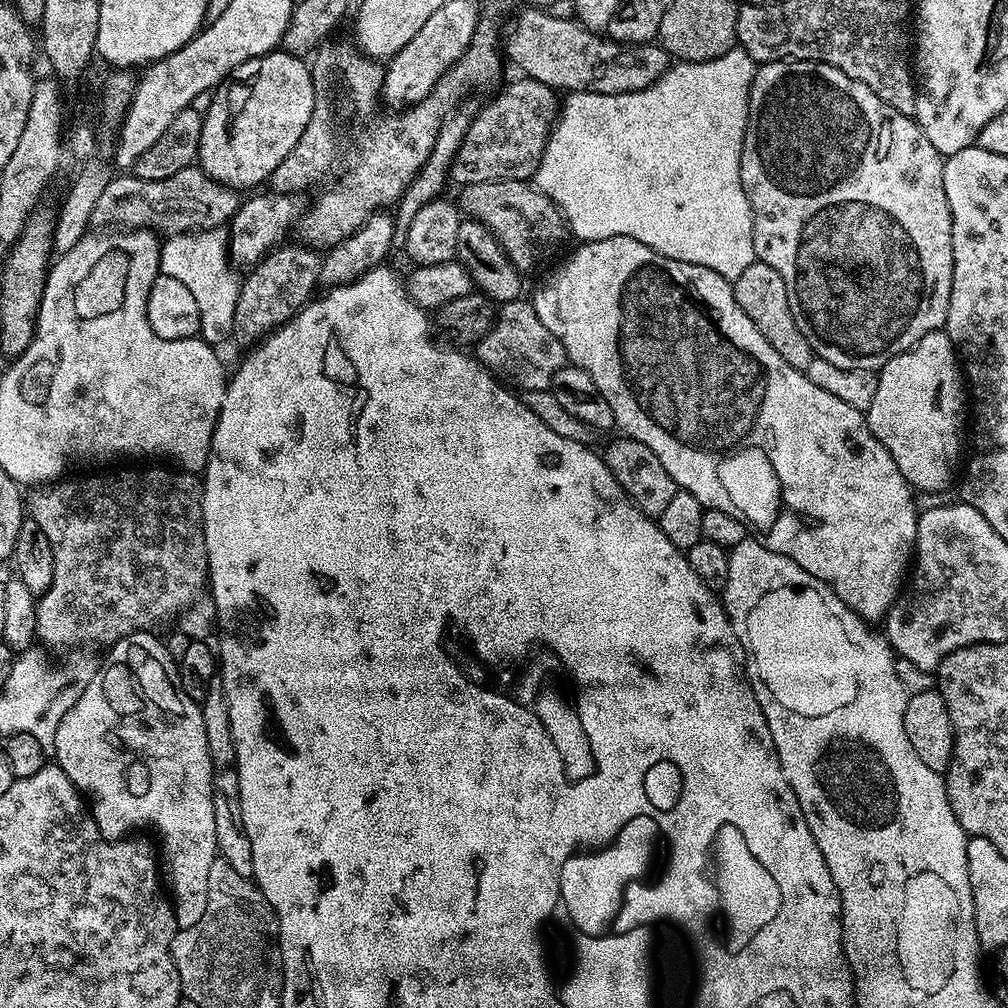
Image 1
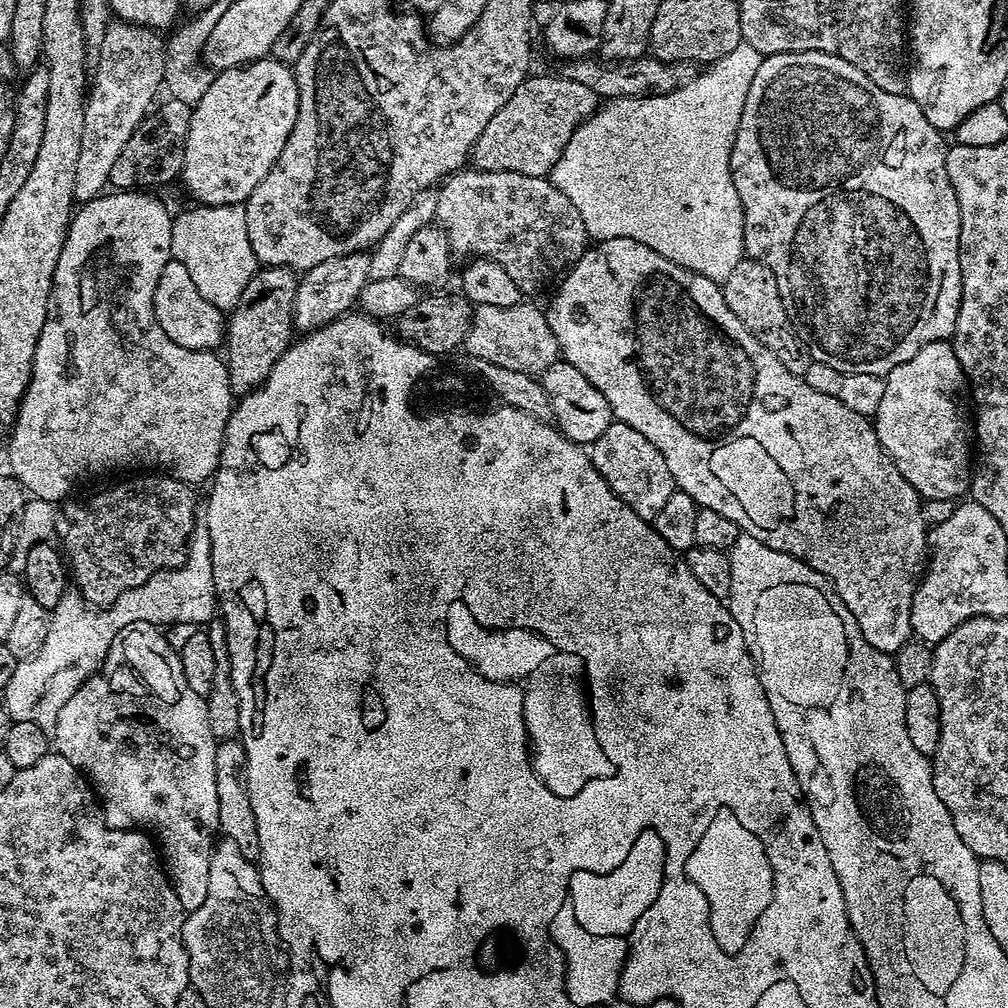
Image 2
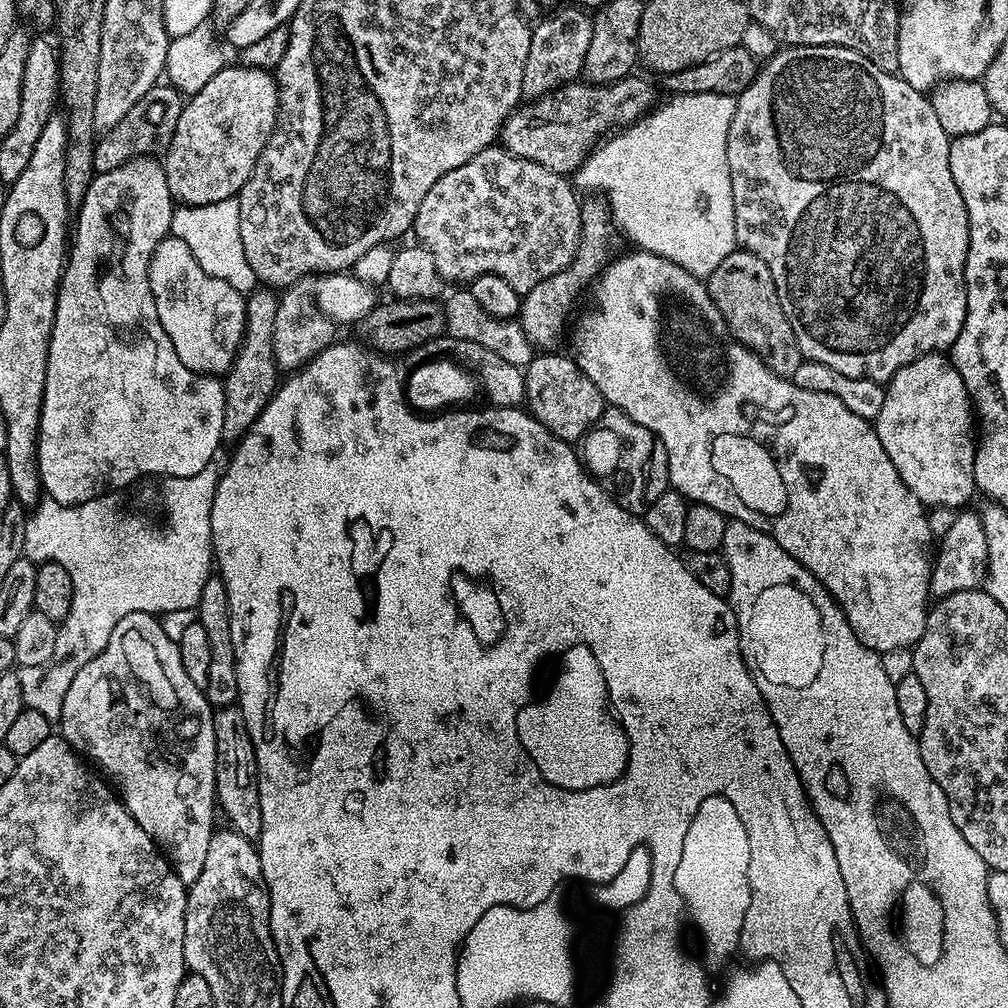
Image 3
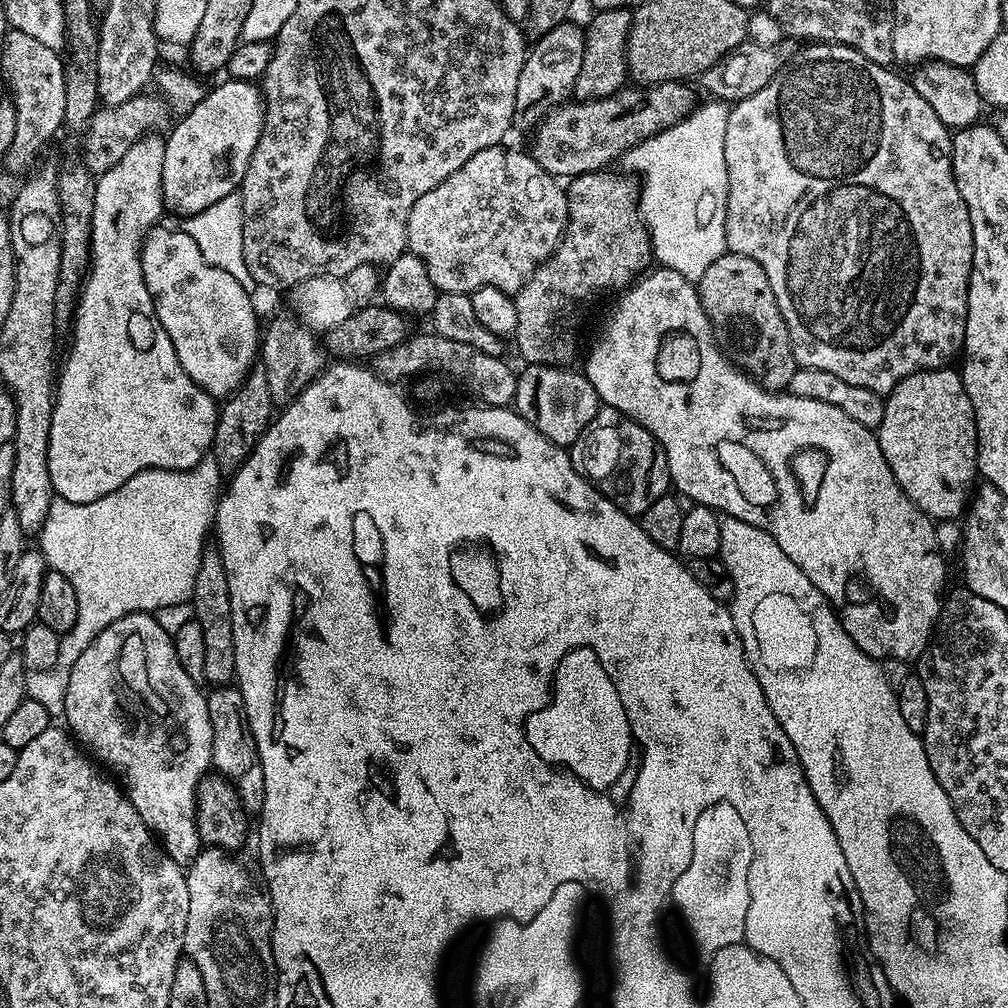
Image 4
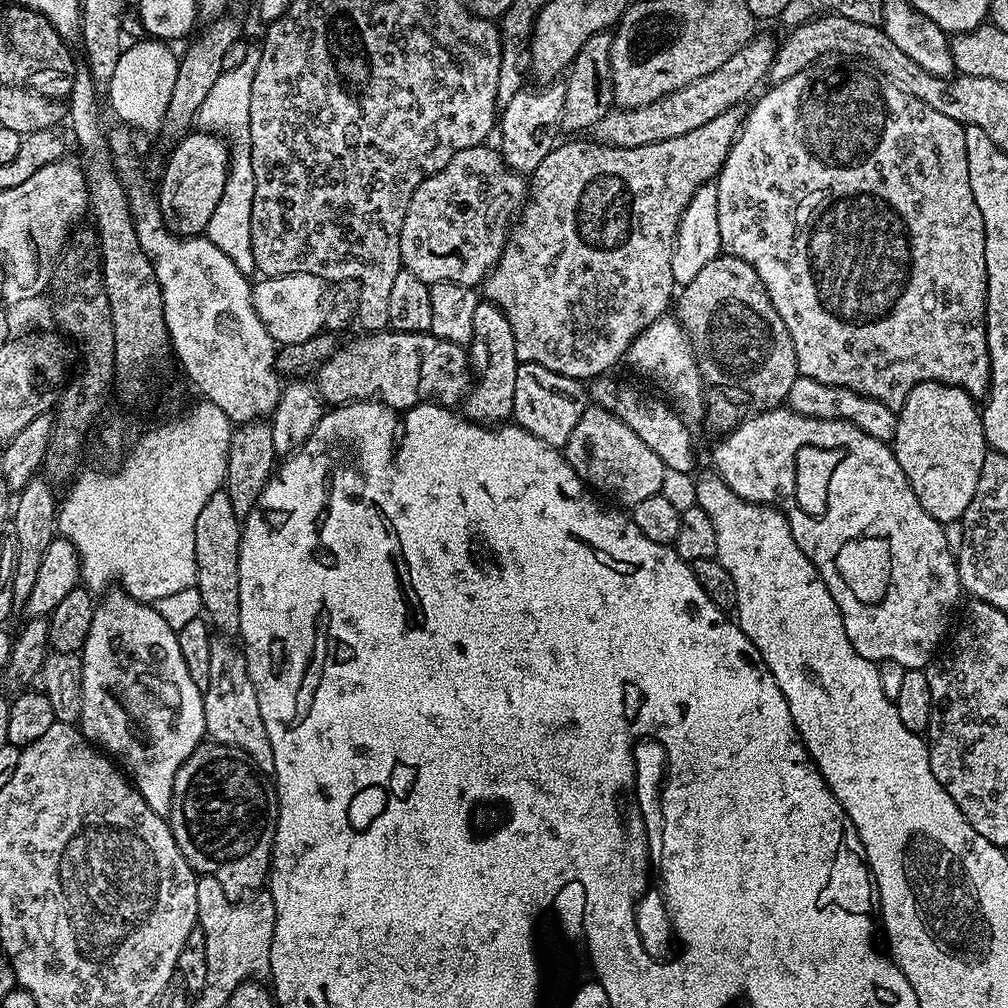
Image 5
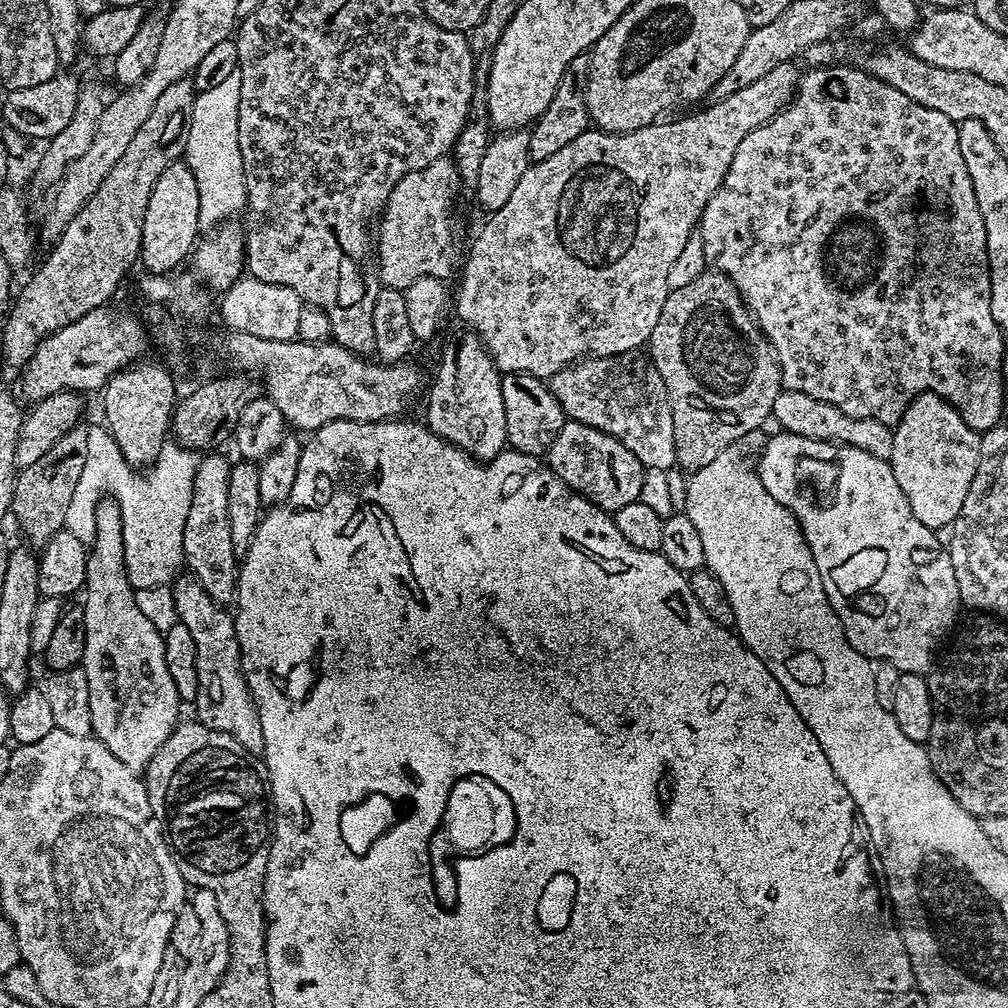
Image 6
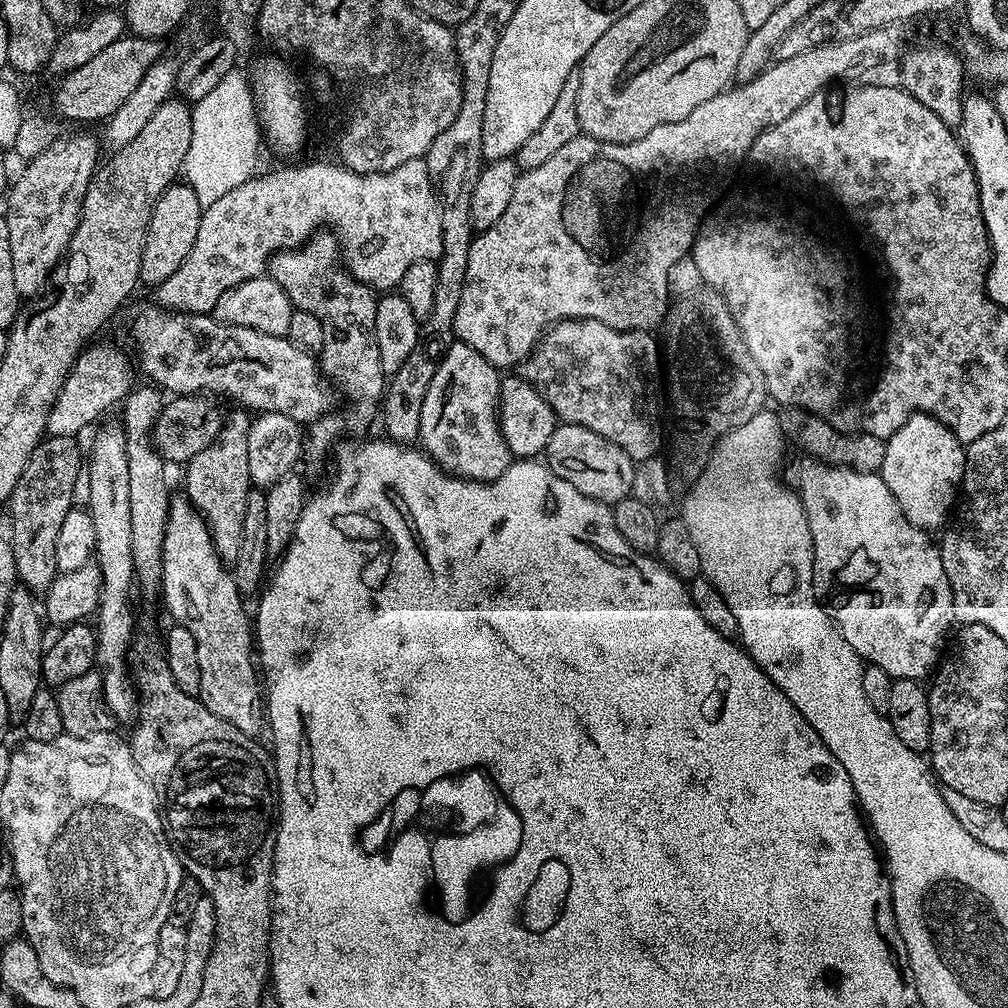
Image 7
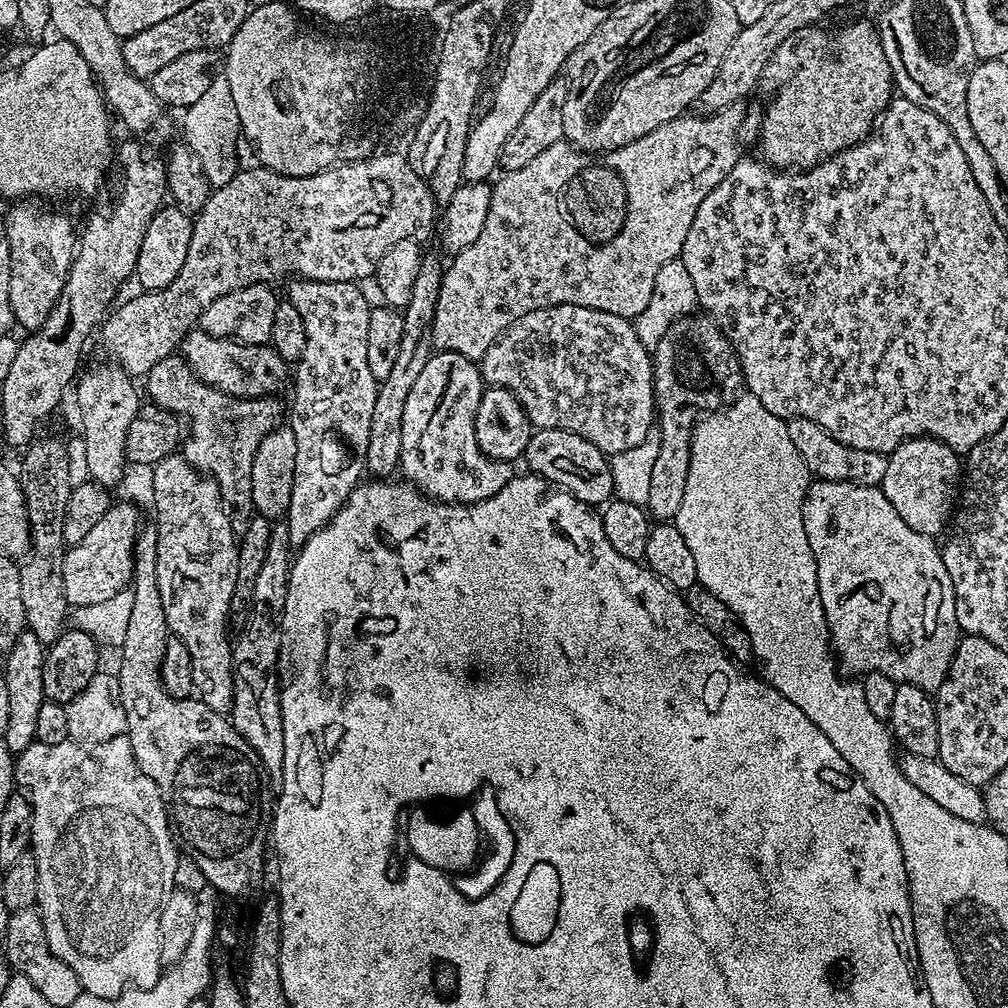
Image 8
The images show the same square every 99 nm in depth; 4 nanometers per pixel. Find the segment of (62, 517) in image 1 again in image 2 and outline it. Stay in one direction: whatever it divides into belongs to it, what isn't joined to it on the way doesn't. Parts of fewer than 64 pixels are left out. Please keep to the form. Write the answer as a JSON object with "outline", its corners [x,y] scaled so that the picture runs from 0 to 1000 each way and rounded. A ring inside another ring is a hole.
{"outline":[[[135,470],[132,476],[123,476],[120,480],[115,480],[112,484],[107,484],[104,488],[95,488],[88,496],[83,496],[80,500],[64,499],[62,504],[62,512],[67,515],[67,521],[63,524],[63,540],[62,539],[62,548],[65,553],[66,563],[69,564],[69,575],[77,584],[79,590],[92,601],[106,601],[114,597],[116,593],[125,585],[136,583],[149,574],[151,568],[168,563],[178,563],[184,559],[187,541],[190,534],[190,528],[195,524],[196,515],[194,515],[194,492],[189,483],[175,476],[166,470]]]}

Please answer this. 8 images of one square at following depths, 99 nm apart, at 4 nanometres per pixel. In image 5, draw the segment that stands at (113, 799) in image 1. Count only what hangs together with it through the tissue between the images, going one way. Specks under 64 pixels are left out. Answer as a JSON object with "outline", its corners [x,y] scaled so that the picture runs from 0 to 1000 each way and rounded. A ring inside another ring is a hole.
{"outline":[[[108,586],[103,596],[96,598],[91,604],[91,616],[89,625],[85,629],[85,637],[79,653],[79,713],[77,721],[83,727],[84,734],[90,736],[96,743],[102,744],[122,765],[131,780],[141,788],[145,800],[149,804],[158,808],[166,808],[171,799],[171,774],[175,771],[175,766],[185,756],[185,752],[193,744],[203,733],[202,725],[202,688],[199,680],[194,680],[191,668],[188,667],[186,657],[181,653],[181,647],[175,636],[175,627],[167,624],[167,619],[154,607],[154,602],[146,598],[133,596],[130,592],[124,591],[120,586]]]}

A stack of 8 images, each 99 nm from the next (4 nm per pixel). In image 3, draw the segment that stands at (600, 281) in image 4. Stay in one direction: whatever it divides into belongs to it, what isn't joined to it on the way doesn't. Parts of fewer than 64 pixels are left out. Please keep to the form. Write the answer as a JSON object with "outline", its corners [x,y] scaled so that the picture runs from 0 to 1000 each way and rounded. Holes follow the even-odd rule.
{"outline":[[[580,201],[575,208],[575,243],[571,249],[571,255],[567,262],[560,270],[550,272],[545,278],[539,278],[530,284],[530,288],[519,291],[516,304],[514,320],[518,327],[526,335],[529,346],[552,347],[556,336],[561,336],[560,320],[568,313],[567,301],[575,289],[582,287],[590,279],[591,275],[599,269],[608,253],[607,241],[613,235],[613,227],[608,219],[606,209],[602,201],[595,202]]]}

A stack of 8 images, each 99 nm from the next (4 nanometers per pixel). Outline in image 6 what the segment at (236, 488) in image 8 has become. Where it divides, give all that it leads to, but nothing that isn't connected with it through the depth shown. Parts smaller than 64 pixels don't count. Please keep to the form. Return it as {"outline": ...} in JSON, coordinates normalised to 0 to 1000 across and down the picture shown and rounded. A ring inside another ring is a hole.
{"outline":[[[203,451],[197,457],[192,476],[192,490],[188,498],[188,510],[185,514],[183,523],[183,554],[187,562],[190,562],[189,567],[193,574],[198,576],[200,582],[214,594],[215,599],[226,601],[236,591],[236,549],[232,542],[232,534],[228,526],[228,510],[226,509],[226,495],[228,494],[228,474],[230,460],[222,452]]]}

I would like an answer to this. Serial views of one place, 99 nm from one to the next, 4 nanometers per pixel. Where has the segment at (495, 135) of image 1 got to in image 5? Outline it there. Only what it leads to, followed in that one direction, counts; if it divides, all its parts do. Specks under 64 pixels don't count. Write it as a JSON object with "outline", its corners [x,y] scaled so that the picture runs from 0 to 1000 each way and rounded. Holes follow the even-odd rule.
{"outline":[[[747,35],[728,58],[720,58],[712,69],[677,85],[677,89],[669,89],[640,107],[622,107],[620,109],[604,109],[593,120],[589,128],[590,138],[596,144],[605,147],[632,147],[649,141],[661,141],[661,137],[673,137],[676,133],[685,133],[685,129],[692,129],[692,125],[700,125],[704,117],[712,117],[722,107],[729,107],[750,87],[753,79],[762,74],[762,67],[770,53],[772,44],[762,36]]]}

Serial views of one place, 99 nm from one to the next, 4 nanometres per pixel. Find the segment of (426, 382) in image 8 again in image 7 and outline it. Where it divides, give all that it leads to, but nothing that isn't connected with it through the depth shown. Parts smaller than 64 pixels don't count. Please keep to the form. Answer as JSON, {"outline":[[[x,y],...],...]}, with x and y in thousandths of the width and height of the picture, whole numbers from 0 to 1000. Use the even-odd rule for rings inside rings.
{"outline":[[[455,339],[448,340],[443,351],[437,356],[435,367],[431,375],[427,375],[427,383],[423,387],[423,393],[419,395],[415,440],[438,468],[461,476],[476,476],[481,480],[493,476],[510,459],[508,448],[496,430],[494,394],[497,376],[494,366],[482,359],[482,355],[474,351],[474,347]]]}

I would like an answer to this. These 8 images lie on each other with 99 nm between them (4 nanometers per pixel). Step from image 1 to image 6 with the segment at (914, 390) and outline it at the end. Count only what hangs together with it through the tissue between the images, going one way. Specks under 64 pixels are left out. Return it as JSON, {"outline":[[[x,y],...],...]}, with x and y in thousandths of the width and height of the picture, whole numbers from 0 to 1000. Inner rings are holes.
{"outline":[[[917,389],[899,403],[885,434],[887,446],[883,459],[887,474],[891,474],[891,482],[895,482],[895,490],[899,490],[903,506],[907,506],[907,514],[920,524],[939,525],[950,514],[962,478],[966,478],[972,457],[972,433],[933,393]]]}

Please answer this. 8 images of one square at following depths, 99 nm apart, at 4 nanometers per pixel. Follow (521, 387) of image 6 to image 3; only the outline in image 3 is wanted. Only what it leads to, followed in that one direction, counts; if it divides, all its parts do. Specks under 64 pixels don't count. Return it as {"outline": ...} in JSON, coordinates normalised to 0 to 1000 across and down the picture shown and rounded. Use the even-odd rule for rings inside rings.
{"outline":[[[534,351],[529,354],[523,365],[520,366],[520,396],[523,408],[546,431],[556,437],[564,438],[578,438],[580,431],[585,428],[588,421],[599,409],[601,398],[599,392],[577,371],[566,352],[552,353],[556,351]]]}

